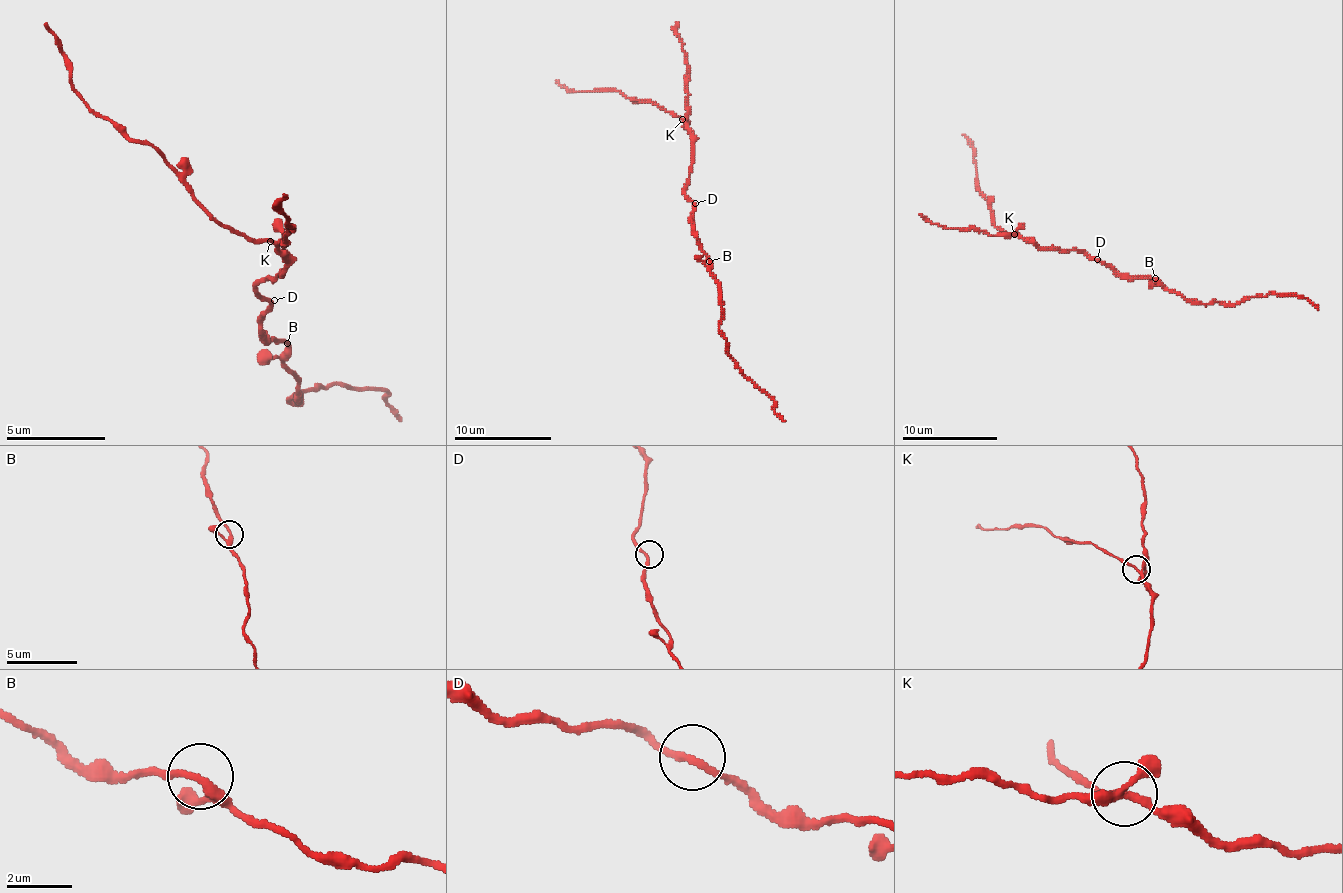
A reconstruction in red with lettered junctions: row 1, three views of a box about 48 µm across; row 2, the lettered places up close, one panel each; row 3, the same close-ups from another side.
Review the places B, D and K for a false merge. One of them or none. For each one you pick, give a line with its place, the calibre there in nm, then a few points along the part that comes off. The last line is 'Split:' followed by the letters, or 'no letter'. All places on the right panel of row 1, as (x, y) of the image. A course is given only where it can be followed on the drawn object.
Split: no letter

